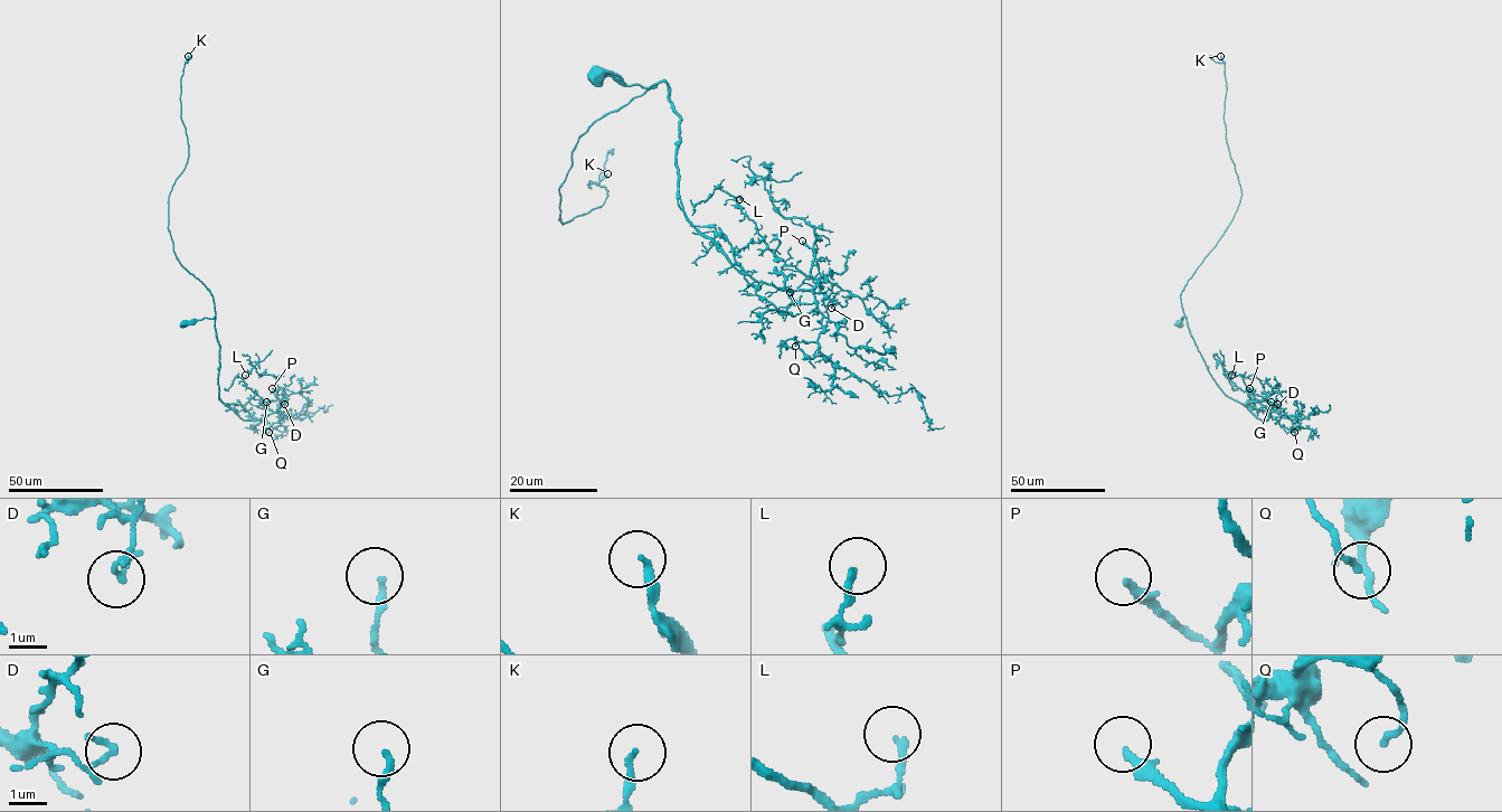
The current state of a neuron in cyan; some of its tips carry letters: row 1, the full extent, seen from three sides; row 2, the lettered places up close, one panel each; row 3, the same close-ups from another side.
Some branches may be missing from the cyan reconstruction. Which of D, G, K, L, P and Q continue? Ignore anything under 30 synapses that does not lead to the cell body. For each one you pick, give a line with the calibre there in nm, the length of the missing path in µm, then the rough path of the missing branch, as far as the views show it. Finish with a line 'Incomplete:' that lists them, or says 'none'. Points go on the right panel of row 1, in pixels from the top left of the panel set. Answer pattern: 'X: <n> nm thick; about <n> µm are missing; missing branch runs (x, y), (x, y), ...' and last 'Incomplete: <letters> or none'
P: 240 nm thick; about 30 µm are missing
Incomplete: P

